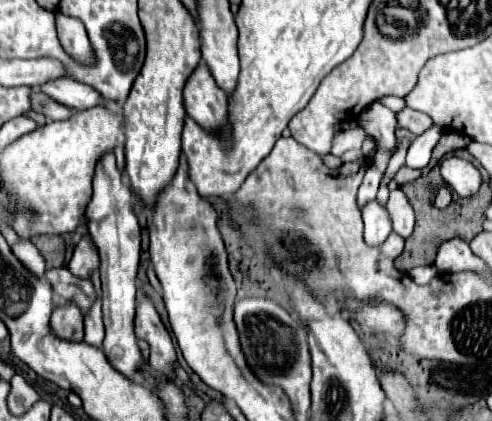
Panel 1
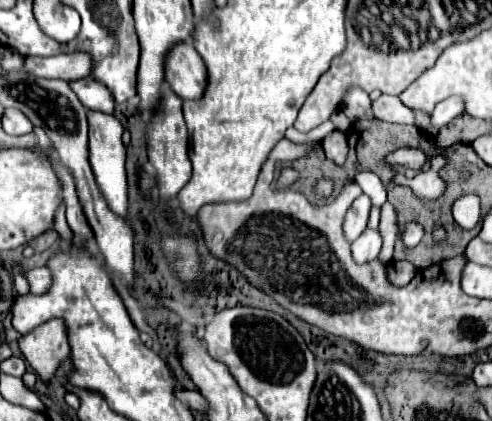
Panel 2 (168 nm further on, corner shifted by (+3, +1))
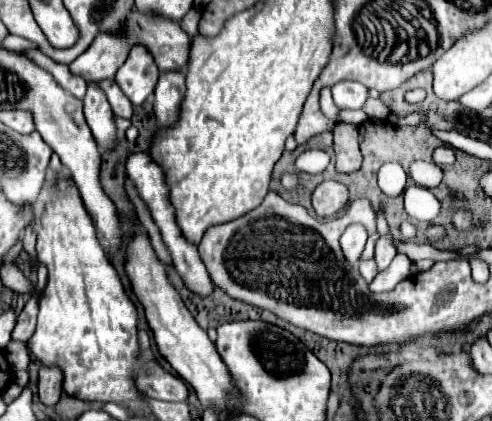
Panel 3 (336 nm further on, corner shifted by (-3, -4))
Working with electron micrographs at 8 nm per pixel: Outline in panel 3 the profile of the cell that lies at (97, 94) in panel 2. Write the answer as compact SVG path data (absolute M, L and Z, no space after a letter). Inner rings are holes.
M104 79L100 81L100 87L104 89L104 93L108 95L108 101L112 105L114 115L120 115L124 119L132 117L132 103L128 101L128 97L122 93L122 89L116 85L114 79Z

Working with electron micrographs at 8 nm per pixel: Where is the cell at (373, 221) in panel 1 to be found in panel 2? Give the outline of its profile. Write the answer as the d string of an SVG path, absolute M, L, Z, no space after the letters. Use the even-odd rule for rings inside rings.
M366 228L354 242L352 242L352 256L356 262L368 262L374 260L380 254L382 248L382 236L378 230Z

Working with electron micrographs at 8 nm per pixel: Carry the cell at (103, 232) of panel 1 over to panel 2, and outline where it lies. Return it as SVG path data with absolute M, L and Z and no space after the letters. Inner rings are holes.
M88 112L88 124L90 124L90 142L88 142L88 152L90 152L90 166L96 176L98 190L102 198L106 200L106 206L120 218L126 218L128 214L128 182L126 182L126 170L124 170L124 144L122 144L122 124L104 112Z

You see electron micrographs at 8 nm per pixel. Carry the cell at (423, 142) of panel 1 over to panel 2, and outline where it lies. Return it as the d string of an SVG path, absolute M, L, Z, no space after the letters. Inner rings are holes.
M448 98L448 100L444 100L444 102L440 102L436 108L434 108L434 112L432 112L432 126L430 126L430 130L426 130L428 134L432 134L432 130L434 132L440 132L440 128L442 126L446 126L450 120L454 120L456 116L460 116L462 114L462 100L458 100L458 98Z

